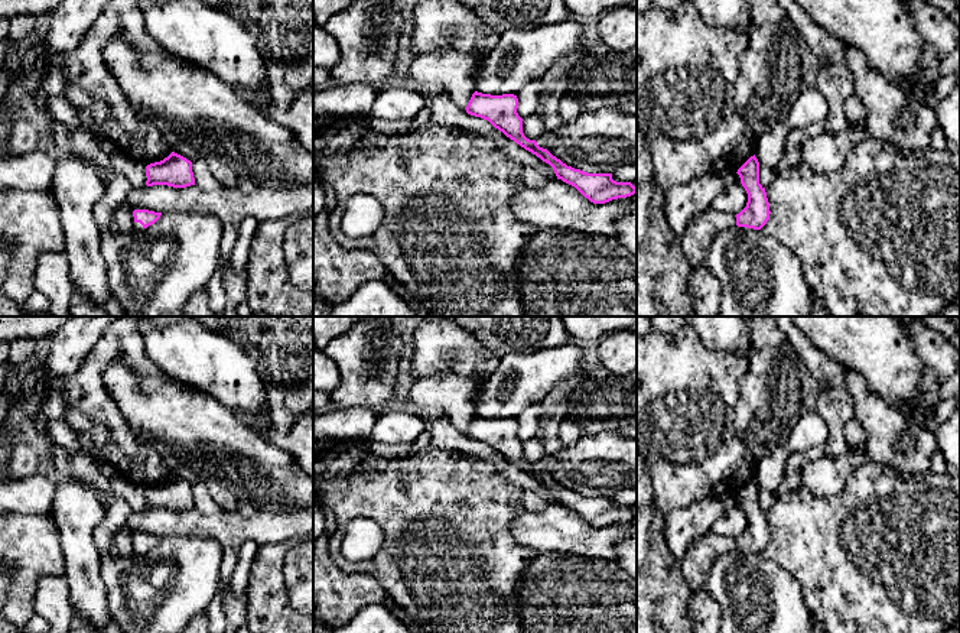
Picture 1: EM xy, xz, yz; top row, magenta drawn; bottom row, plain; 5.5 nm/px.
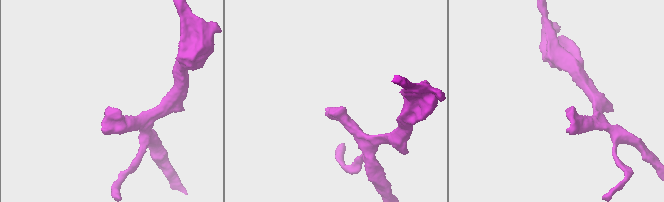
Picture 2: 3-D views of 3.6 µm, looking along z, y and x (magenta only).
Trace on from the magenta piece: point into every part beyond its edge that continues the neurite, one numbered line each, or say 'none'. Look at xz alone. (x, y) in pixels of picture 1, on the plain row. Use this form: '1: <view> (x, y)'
none

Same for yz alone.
1: yz (700, 554)

